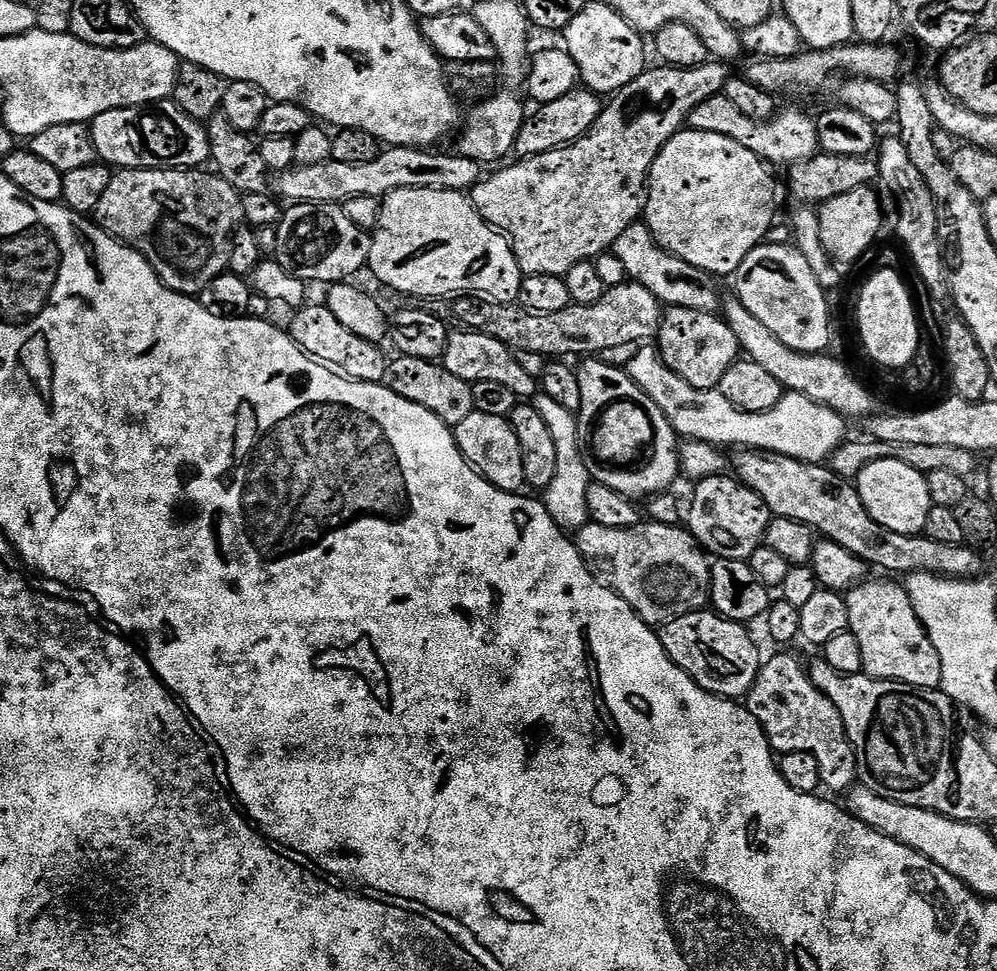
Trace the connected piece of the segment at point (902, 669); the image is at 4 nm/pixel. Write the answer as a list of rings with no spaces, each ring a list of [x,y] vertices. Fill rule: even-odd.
[[[880,578],[884,580],[865,579],[863,582],[857,583],[855,587],[847,593],[846,599],[849,610],[849,624],[847,631],[854,634],[854,638],[858,638],[858,646],[862,646],[862,666],[864,667],[863,675],[873,676],[876,680],[893,680],[899,684],[909,684],[912,688],[934,688],[939,689],[940,679],[942,678],[942,662],[938,658],[938,650],[934,650],[934,646],[930,642],[930,638],[926,634],[926,630],[922,626],[922,622],[918,618],[918,614],[914,610],[914,606],[910,602],[910,594],[907,587],[903,583],[895,584],[895,579]]]

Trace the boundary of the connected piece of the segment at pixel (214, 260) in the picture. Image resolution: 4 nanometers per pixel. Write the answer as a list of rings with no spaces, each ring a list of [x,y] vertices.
[[[126,168],[117,171],[113,175],[110,186],[106,186],[106,194],[102,194],[102,198],[98,198],[98,206],[94,211],[96,224],[101,228],[101,233],[107,234],[111,239],[119,240],[120,243],[135,248],[137,252],[148,259],[148,265],[155,270],[156,276],[170,290],[174,290],[183,296],[199,297],[202,290],[206,290],[206,286],[210,286],[210,282],[214,282],[214,278],[225,275],[228,268],[228,249],[230,247],[230,237],[235,233],[238,225],[244,219],[244,211],[242,210],[242,196],[237,192],[234,186],[230,186],[230,182],[226,182],[218,174],[213,174],[208,170],[185,170],[183,168]]]

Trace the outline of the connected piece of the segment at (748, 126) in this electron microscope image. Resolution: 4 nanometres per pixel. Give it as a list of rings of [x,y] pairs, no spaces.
[[[722,94],[702,102],[702,106],[694,106],[694,110],[688,115],[687,127],[702,130],[706,134],[722,134],[726,138],[734,138],[734,142],[746,146],[746,150],[753,152],[768,166],[805,164],[820,152],[816,121],[811,115],[808,117],[796,108],[788,108],[785,112],[784,109],[777,111],[770,120],[746,118],[746,114],[740,113],[734,102],[730,102],[730,98]]]

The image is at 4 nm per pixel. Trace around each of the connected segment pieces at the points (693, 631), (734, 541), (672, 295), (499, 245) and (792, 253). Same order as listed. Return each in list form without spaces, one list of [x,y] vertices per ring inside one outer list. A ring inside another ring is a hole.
[[[715,610],[682,614],[659,629],[658,635],[668,657],[702,690],[743,701],[760,673],[762,655],[752,641],[749,629],[733,620],[725,620]]]
[[[732,474],[706,477],[699,481],[694,488],[696,489],[692,492],[692,505],[689,508],[687,505],[686,508],[686,527],[688,531],[699,542],[701,548],[713,557],[722,560],[748,561],[750,554],[754,554],[754,550],[762,547],[768,523],[773,517],[772,512],[766,506],[766,502],[762,502],[762,498],[758,494],[754,494],[754,490],[750,490],[746,485],[741,484],[739,479]]]
[[[643,222],[631,224],[626,231],[617,238],[616,243],[610,249],[611,255],[618,258],[618,262],[622,262],[622,266],[626,266],[626,274],[628,280],[634,284],[646,286],[646,290],[650,290],[650,294],[654,294],[654,298],[660,301],[661,305],[669,308],[685,308],[686,310],[698,310],[699,312],[715,313],[718,308],[718,300],[716,304],[716,284],[717,281],[708,272],[698,270],[694,266],[690,266],[690,262],[682,262],[682,258],[678,258],[674,254],[670,254],[665,248],[660,248],[658,242],[653,238],[651,232],[648,231],[648,225]]]
[[[394,190],[389,196],[383,197],[378,208],[376,226],[370,236],[372,245],[368,255],[367,267],[372,268],[372,272],[388,288],[393,288],[396,292],[401,292],[404,296],[424,296],[423,298],[455,298],[461,294],[470,296],[483,296],[486,300],[492,300],[496,304],[516,304],[520,298],[520,287],[524,281],[524,276],[520,271],[516,255],[512,252],[512,247],[508,245],[508,239],[496,229],[490,227],[486,221],[472,207],[471,199],[463,192],[451,192],[450,190]]]
[[[762,242],[738,266],[734,273],[735,295],[790,350],[820,354],[825,351],[832,328],[828,325],[828,300],[826,289],[814,278],[810,262],[802,258],[795,246]]]

